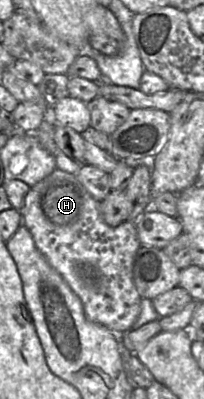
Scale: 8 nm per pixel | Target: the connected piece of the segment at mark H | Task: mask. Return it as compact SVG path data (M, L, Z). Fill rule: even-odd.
M59 168L30 188L19 212L37 249L80 298L86 318L117 335L130 331L140 314L142 300L134 284L132 271L136 252L141 247L136 224L126 220L118 226L109 226L102 218L100 202L88 193L75 174Z

